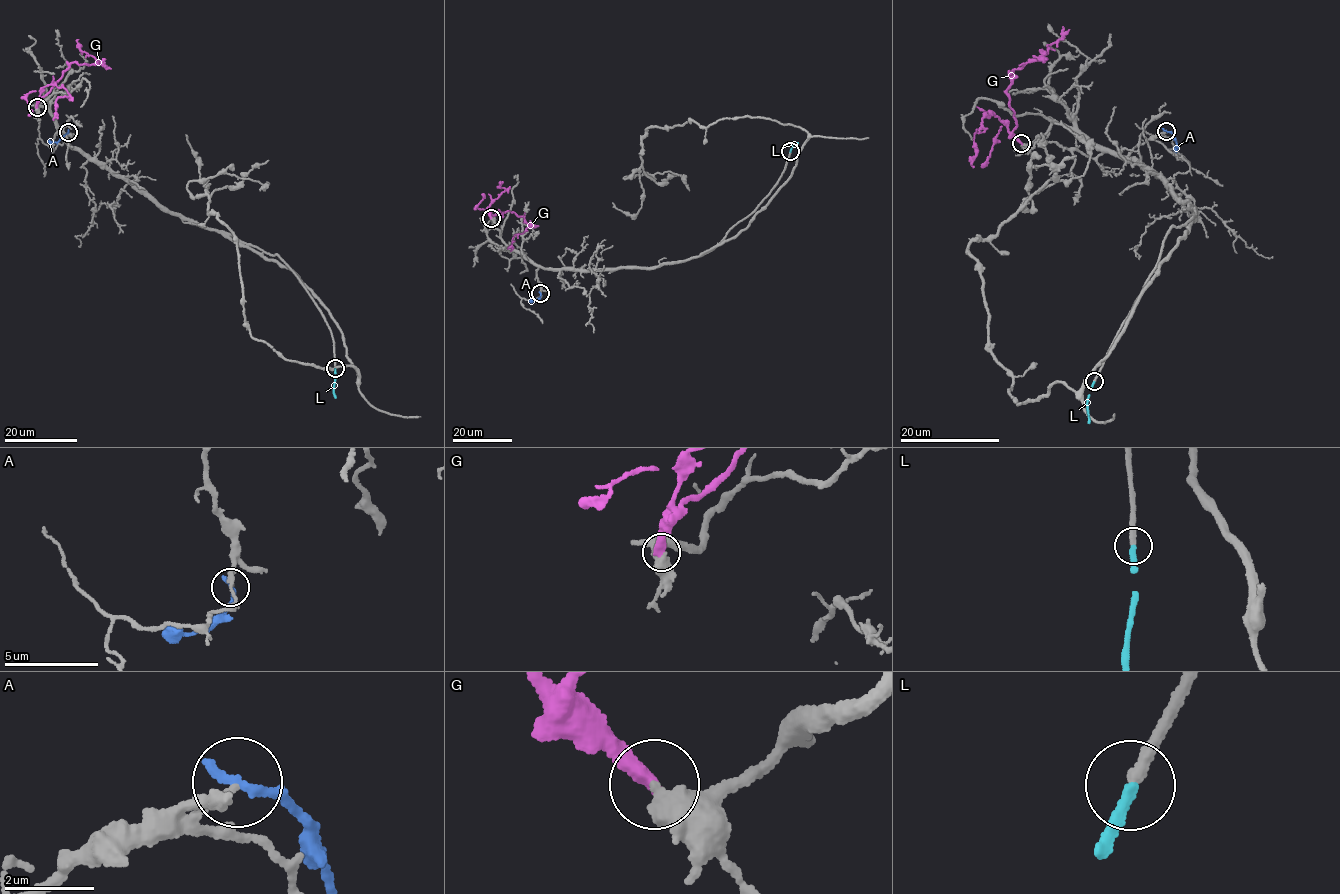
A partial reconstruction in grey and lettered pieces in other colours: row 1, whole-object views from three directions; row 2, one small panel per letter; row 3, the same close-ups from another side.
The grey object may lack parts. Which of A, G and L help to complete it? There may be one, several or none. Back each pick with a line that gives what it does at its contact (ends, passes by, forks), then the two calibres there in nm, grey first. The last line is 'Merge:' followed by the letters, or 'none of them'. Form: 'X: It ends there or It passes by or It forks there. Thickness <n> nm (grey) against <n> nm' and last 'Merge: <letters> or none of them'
L: It ends there. Thickness 300 nm (grey) against 280 nm
Merge: L

